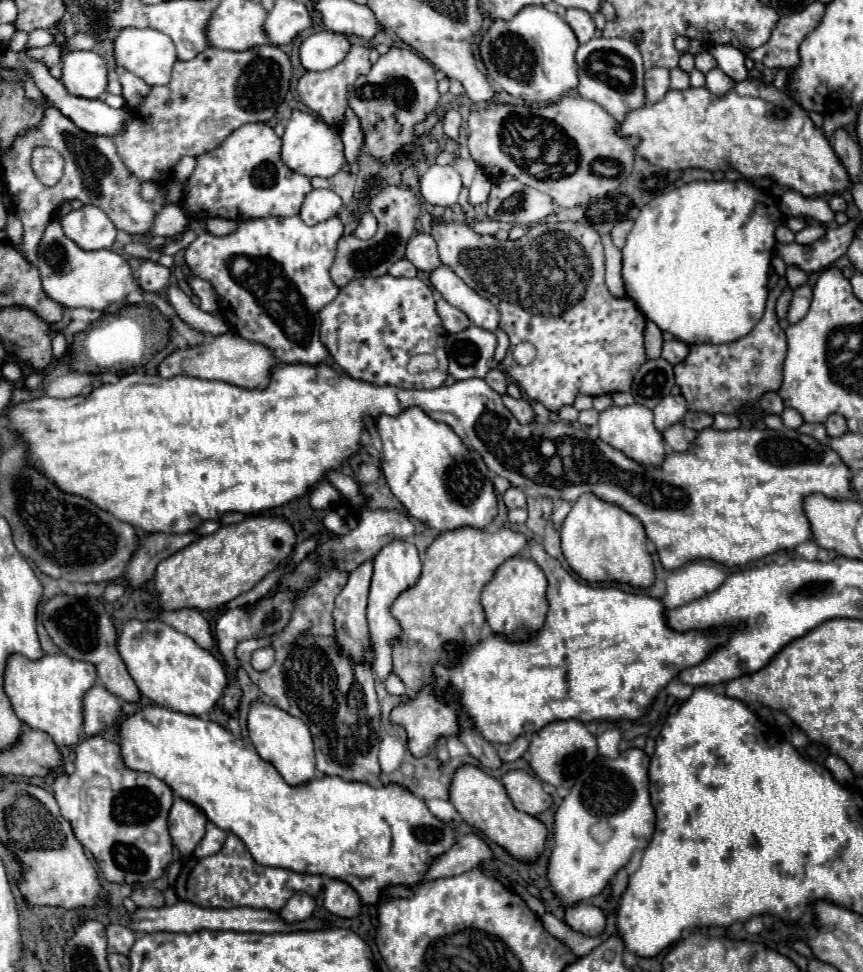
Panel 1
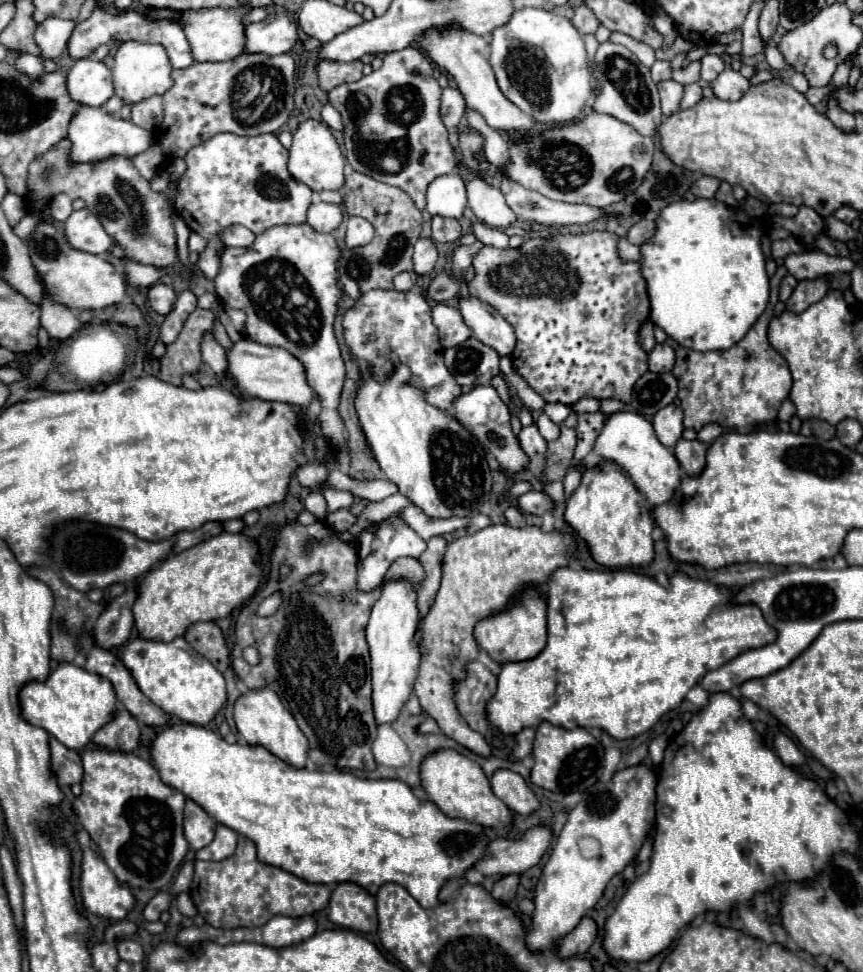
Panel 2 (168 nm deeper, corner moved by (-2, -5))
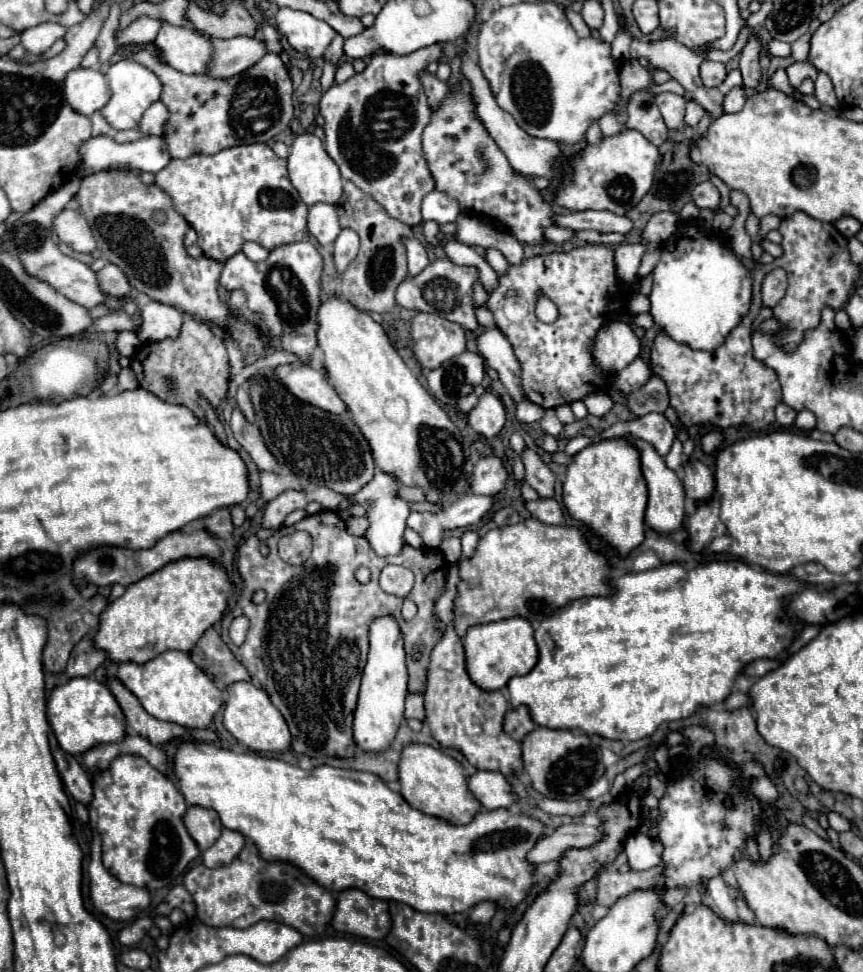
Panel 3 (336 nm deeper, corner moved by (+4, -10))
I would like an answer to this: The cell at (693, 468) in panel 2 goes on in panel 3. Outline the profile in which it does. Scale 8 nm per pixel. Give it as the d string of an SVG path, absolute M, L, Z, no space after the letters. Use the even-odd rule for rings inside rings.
M687 460L683 466L683 488L691 502L703 502L713 494L713 472L701 460Z

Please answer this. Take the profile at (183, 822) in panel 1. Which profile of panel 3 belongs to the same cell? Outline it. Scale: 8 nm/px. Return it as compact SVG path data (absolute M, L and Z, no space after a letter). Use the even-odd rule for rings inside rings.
M189 806L183 816L183 822L189 836L197 842L201 852L213 846L213 842L221 836L221 830L223 830L217 814L201 806ZM213 820L215 820L215 826L213 826Z

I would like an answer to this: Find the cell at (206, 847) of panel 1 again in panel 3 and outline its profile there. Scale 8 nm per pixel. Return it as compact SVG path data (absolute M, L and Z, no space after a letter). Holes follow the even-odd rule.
M223 830L219 840L211 848L201 852L201 860L209 868L225 866L225 864L229 864L239 854L239 850L243 848L243 842L245 842L245 838L239 832Z

